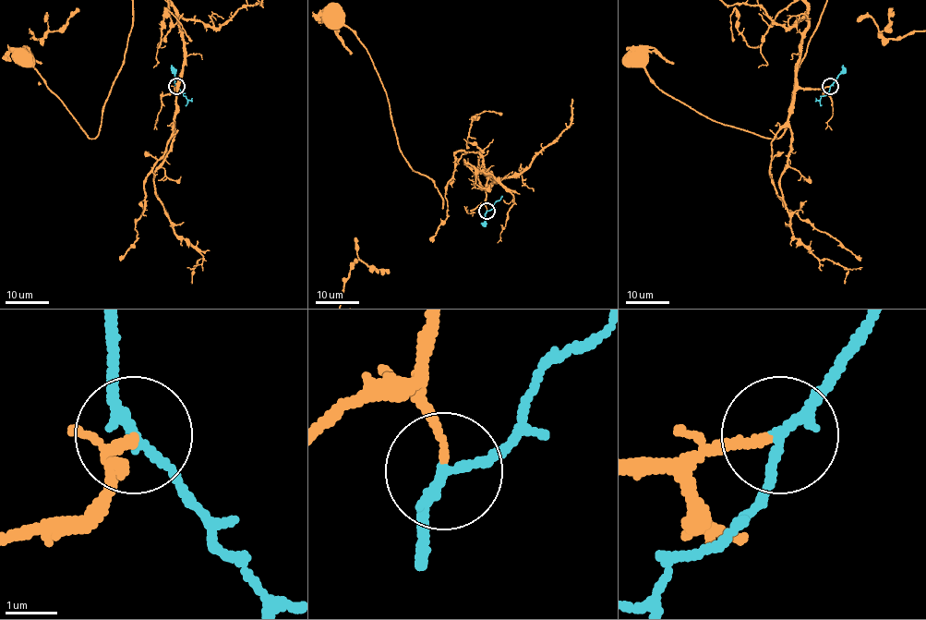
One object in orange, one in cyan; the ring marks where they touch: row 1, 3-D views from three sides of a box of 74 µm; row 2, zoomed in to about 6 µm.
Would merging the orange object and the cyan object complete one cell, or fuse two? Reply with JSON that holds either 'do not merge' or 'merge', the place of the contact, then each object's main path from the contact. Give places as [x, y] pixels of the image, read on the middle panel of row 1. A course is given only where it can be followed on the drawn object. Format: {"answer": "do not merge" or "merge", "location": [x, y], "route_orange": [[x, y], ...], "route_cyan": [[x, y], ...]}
{"answer": "merge", "location": [487, 211], "route_cyan": [[487, 211], [502, 195]]}

